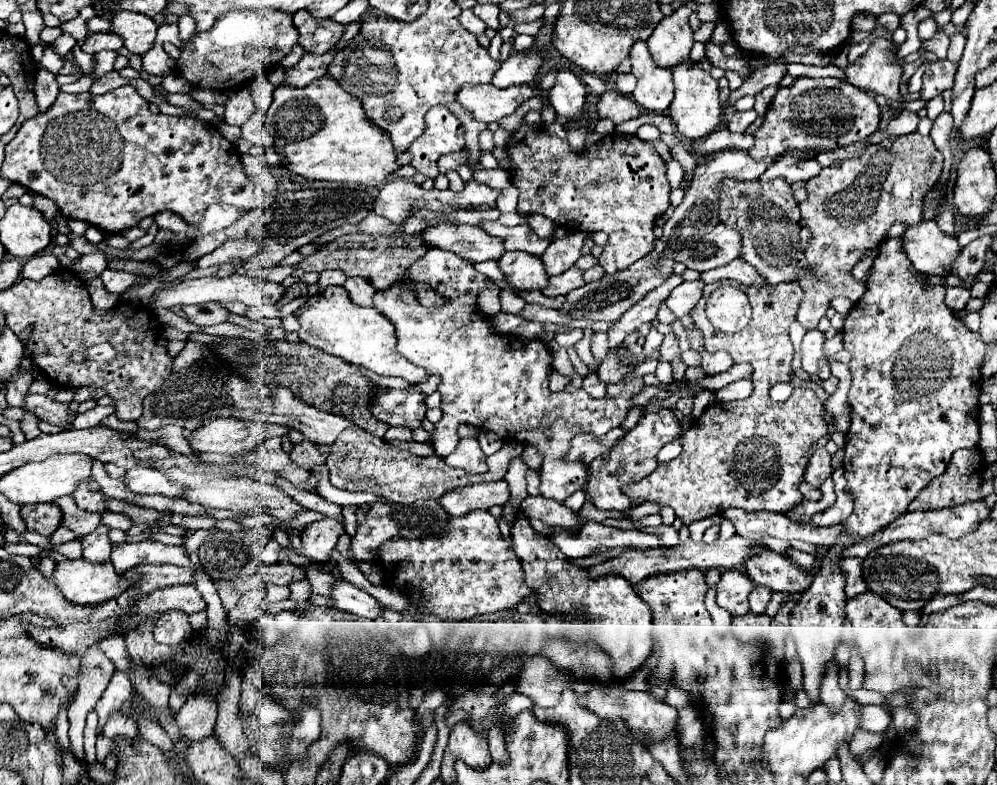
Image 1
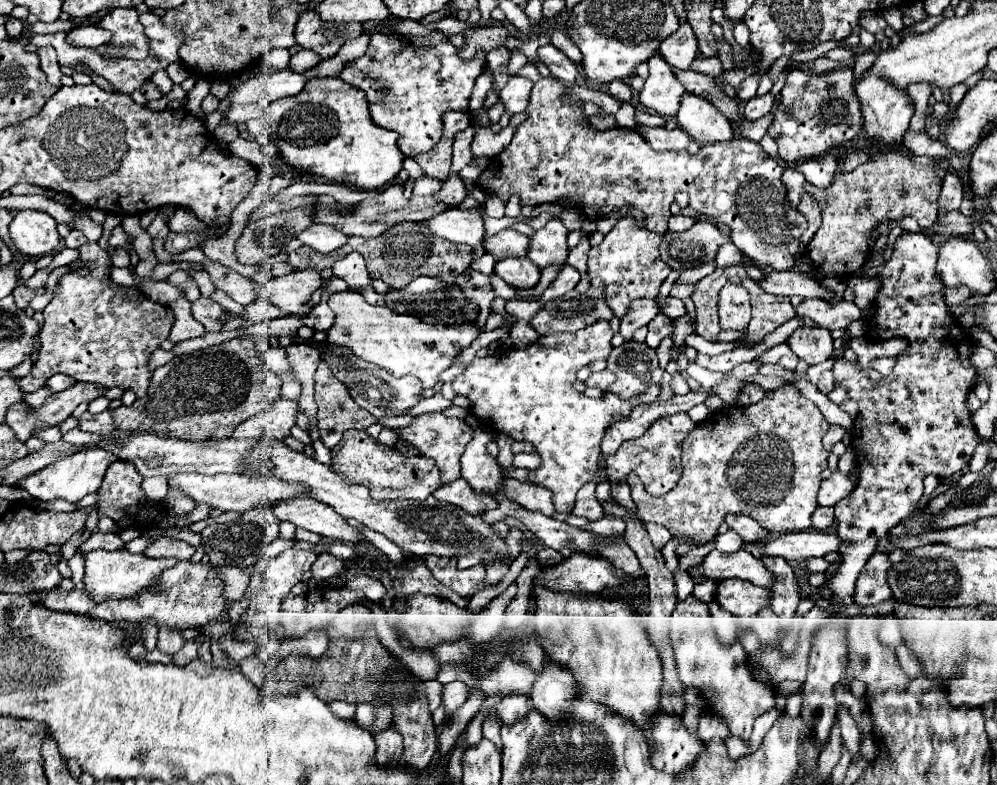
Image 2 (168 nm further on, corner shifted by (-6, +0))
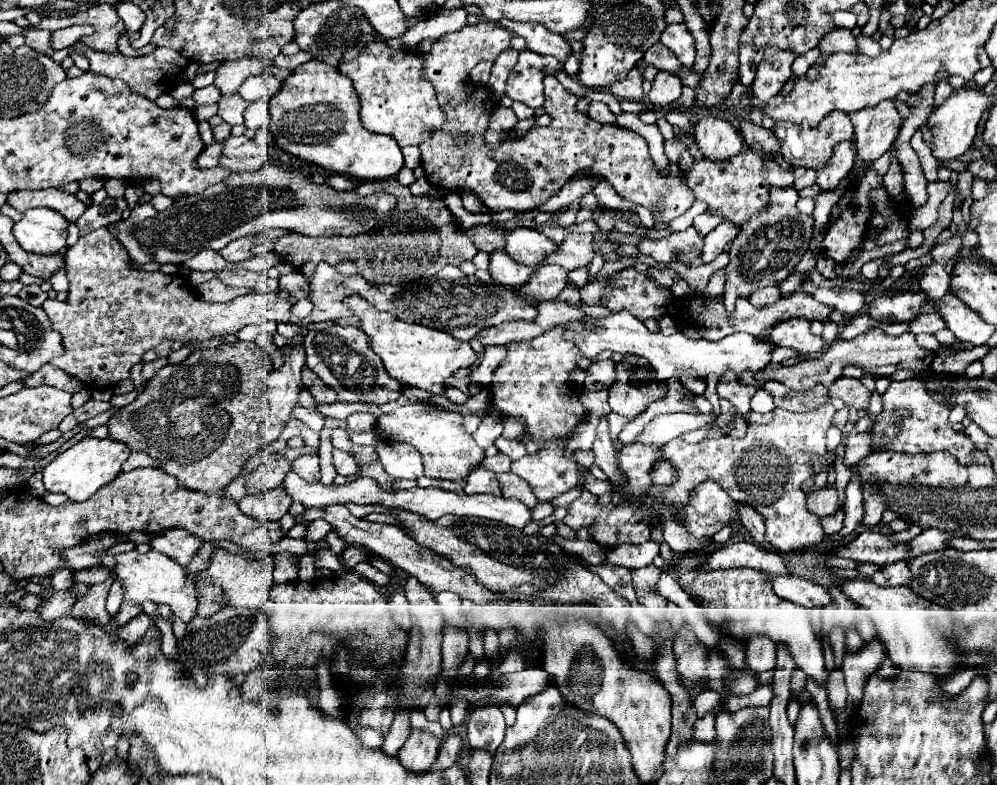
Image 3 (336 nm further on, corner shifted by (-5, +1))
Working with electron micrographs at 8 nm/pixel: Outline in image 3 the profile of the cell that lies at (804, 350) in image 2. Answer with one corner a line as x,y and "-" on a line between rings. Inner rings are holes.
795,317
789,321
783,321
775,325
775,329
769,333
769,339
779,347
793,347
801,351
803,355
813,355
823,351
825,341
811,333
809,329
811,321
805,317

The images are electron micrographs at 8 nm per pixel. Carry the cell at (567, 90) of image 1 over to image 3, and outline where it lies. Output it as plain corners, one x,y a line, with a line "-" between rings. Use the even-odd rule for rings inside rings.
501,19
499,23
515,35
521,35
527,41
527,49
539,55
553,55
561,63
565,63
571,55
569,43
559,33
547,31
547,27
539,27
539,23
511,23
511,19

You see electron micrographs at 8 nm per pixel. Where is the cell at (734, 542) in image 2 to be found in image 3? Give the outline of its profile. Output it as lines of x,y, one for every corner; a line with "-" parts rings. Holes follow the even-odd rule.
647,541
641,545
619,545
607,551
607,561
613,565
621,565
627,569
639,569
653,563
659,555
659,543

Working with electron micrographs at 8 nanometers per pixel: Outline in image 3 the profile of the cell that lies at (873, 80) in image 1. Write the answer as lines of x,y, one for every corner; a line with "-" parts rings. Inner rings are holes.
891,101
877,103
875,107
851,113
849,117
855,129
857,157
861,161
869,163
879,159
899,135
901,115

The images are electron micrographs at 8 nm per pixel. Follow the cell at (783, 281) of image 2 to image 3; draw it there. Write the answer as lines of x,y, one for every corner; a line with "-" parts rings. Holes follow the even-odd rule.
811,281
801,285
803,291
811,291
815,299
829,307
837,307
845,315
861,315
863,307
867,307
867,297
857,291
843,291
843,289
827,289
827,287
813,287

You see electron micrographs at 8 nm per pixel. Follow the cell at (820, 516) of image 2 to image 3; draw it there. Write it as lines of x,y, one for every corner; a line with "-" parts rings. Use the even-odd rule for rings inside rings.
837,509
833,515
829,517
821,517
821,525
823,525
823,531
825,535
833,535
833,533
839,533
841,527
843,527
843,511

